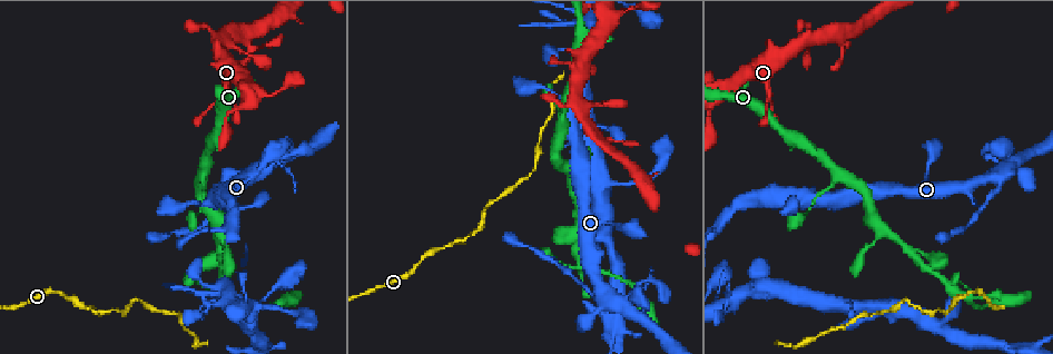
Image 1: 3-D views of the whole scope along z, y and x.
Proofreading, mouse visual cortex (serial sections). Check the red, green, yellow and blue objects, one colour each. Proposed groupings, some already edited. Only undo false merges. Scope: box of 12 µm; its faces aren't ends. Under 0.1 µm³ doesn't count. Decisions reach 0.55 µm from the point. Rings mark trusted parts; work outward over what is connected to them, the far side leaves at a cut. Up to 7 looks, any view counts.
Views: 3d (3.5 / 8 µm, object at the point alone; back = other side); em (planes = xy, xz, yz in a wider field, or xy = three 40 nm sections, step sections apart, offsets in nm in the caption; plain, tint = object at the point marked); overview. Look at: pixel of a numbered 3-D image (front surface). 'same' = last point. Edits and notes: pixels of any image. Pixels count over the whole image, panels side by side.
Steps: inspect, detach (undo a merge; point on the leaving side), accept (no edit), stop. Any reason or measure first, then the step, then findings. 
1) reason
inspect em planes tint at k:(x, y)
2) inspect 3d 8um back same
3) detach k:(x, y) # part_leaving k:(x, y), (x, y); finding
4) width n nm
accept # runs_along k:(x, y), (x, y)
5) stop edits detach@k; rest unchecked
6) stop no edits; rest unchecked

abrupt turn
inspect 3d 3.5um at 1:(489, 201)

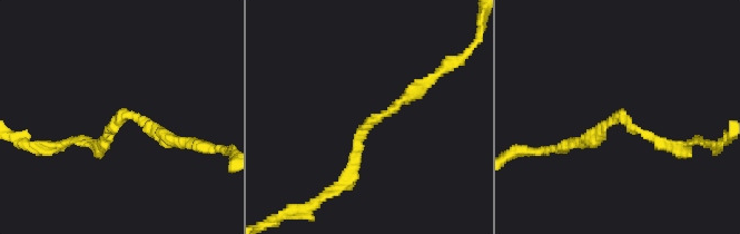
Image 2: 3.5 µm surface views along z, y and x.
arm_widths 200, 200 nm; shape alone is not enough
inspect em planes tint at 2:(620, 116)

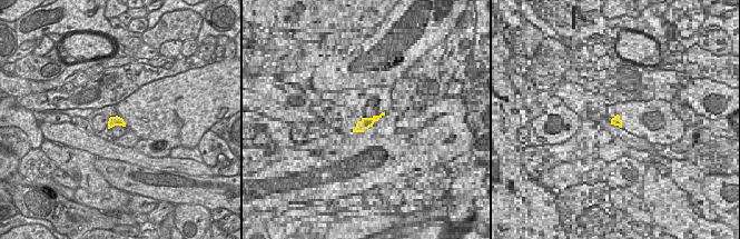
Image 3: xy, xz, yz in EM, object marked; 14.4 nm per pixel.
width 130 nm
accept # runs_along 2:(348, 177), (362, 129), (430, 80); one cell here

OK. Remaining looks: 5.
sudden change in width
inspect 3d 3.5um at 1:(970, 299)

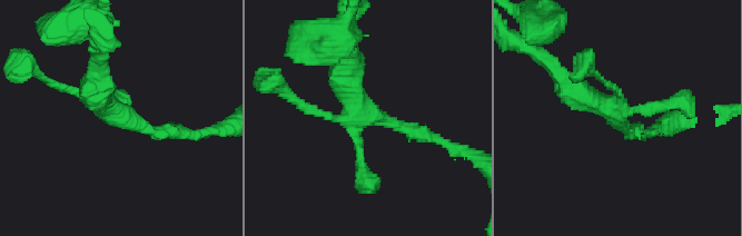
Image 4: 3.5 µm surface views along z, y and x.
inspect em xy step 2 tint at 4:(616, 111)

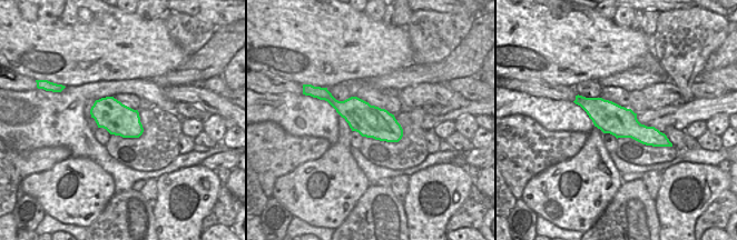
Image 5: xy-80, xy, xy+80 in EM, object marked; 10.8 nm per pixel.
width 340 nm
accept # runs_along 5:(578, 98), (644, 134), (664, 138); one cell here

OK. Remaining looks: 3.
arms part here
inspect 3d 3.5um at 1:(805, 42)

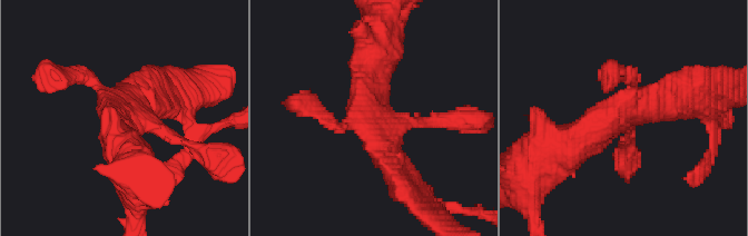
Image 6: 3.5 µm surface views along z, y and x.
inspect em xy step 1 tint at 6:(617, 115)

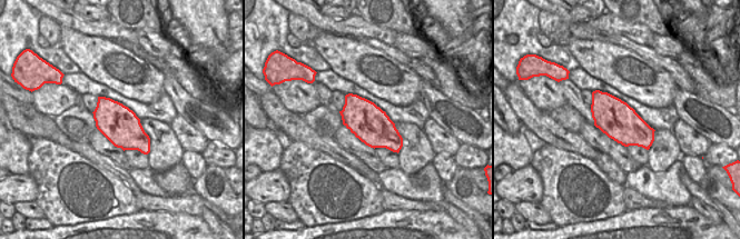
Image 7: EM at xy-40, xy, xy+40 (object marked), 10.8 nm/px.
accept # all the same cell

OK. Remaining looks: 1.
stop no edits; rest unchecked

